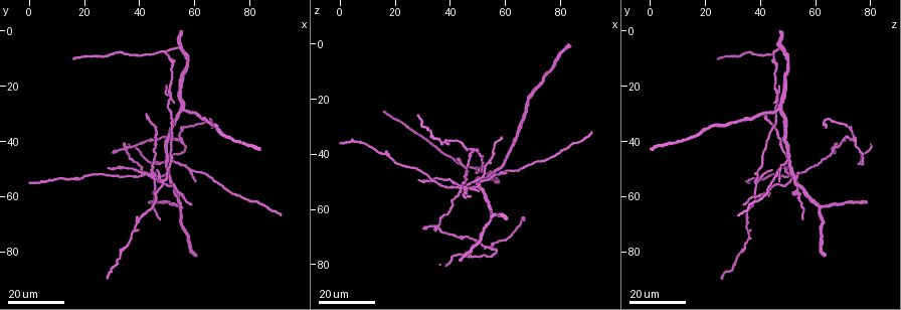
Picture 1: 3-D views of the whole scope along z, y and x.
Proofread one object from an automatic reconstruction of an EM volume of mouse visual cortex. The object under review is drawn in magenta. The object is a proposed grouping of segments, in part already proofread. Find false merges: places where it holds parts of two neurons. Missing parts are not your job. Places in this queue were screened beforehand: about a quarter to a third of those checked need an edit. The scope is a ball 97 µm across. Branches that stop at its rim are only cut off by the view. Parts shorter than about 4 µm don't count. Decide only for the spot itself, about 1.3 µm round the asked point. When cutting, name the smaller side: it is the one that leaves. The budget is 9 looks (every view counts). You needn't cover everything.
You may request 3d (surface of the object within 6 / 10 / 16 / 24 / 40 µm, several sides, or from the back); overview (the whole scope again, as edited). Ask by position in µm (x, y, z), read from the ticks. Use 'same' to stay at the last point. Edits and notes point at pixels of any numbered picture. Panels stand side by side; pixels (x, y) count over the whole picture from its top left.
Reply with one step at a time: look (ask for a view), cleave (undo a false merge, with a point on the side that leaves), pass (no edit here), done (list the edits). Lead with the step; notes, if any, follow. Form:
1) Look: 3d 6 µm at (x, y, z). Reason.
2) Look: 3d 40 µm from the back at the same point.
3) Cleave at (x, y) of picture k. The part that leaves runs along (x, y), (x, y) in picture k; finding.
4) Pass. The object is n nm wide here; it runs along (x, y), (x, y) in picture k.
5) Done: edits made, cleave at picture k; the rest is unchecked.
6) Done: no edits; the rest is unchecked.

Look: 3d 16 µm at (50, 47, 51).

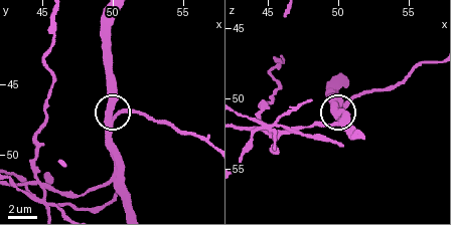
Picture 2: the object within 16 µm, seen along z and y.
Look: 3d 10 µm at (50.6, 47.0, 50.8).

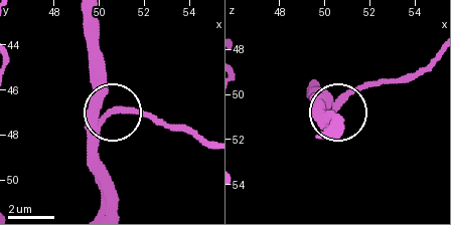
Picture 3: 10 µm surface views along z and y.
Pass. It runs along (97, 19), (99, 99), (113, 111), (158, 118) in picture 3; continuous, no second neuron.

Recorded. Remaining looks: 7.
Look: 3d 24 µm at (49, 56, 39). Three-way junction.

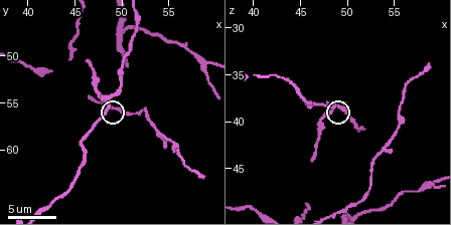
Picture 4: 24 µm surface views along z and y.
Look: 3d 10 µm at (48.4, 55.0, 38.4).

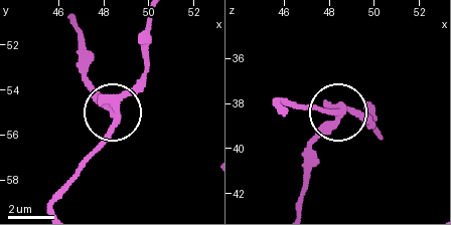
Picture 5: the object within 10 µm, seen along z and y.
Cleave at (94, 94) of picture 5. 3 arms meet here; the part that leaves runs along (112, 114), (87, 75), (83, 39), (73, 20) in picture 5; a second neuron is stuck on.

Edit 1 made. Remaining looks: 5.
Look: 3d 16 µm at (54, 6, 47).

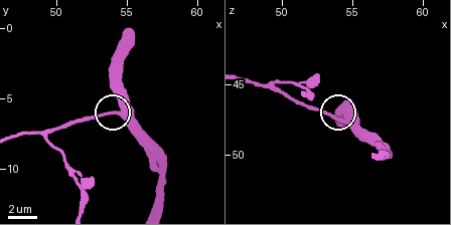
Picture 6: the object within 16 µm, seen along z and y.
Look: 3d 6 µm at (54.2, 6.2, 47.6).

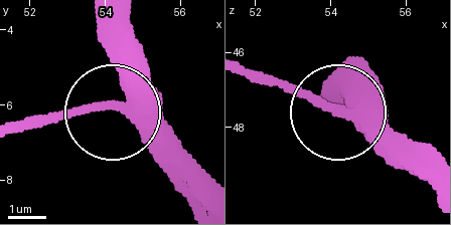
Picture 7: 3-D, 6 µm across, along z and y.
Pass. The side arm is 6 µm long; all the same neuron.

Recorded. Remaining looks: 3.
Look: 3d 24 µm at (50, 8, 46). Side arm on a straight run.

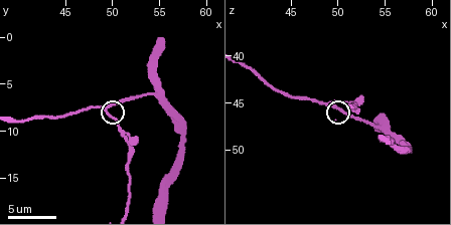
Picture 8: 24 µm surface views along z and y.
Look: 3d 6 µm at (49.6, 8.0, 45.0). Closer look.

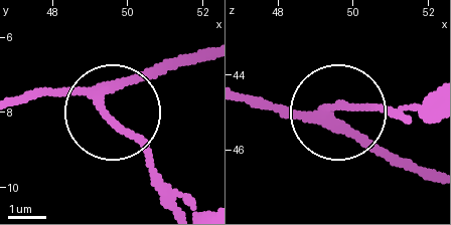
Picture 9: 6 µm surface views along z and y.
Pass. It runs along (201, 50), (134, 79), (108, 111), (77, 95), (21, 95) in picture 9; all the same neuron.

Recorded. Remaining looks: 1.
Done: edits made, cleave at picture 5; the rest is unchecked.

